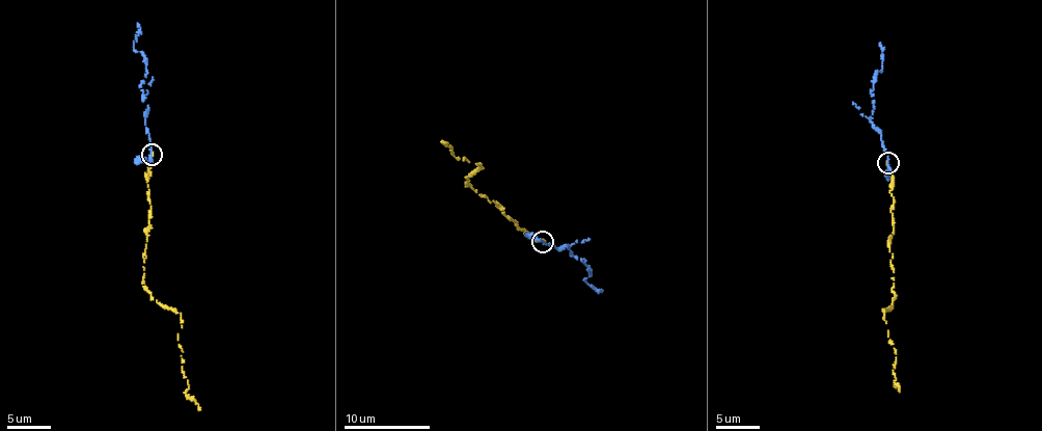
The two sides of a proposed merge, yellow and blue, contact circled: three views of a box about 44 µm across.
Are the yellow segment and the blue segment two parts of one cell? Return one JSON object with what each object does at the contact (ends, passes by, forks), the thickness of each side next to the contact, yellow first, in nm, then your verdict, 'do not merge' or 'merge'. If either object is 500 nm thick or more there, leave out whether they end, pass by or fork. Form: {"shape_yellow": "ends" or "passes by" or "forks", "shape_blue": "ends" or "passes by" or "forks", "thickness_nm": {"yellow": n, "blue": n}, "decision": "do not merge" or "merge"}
{"shape_yellow": "ends", "shape_blue": "passes by", "thickness_nm": {"yellow": 140, "blue": 260}, "decision": "merge"}

